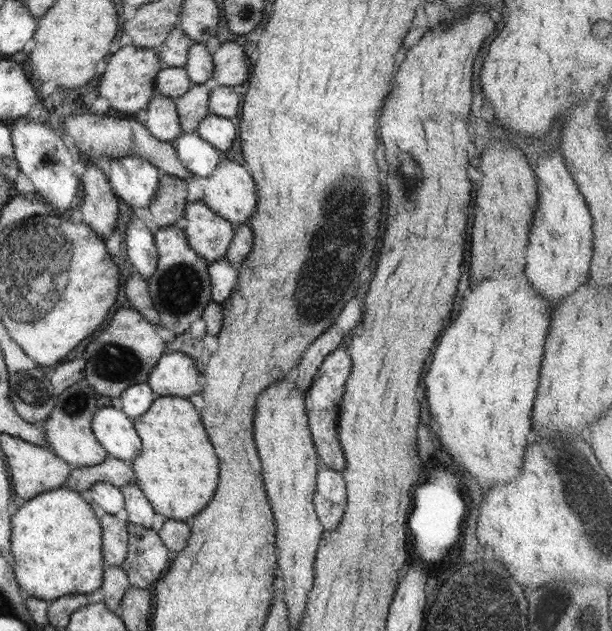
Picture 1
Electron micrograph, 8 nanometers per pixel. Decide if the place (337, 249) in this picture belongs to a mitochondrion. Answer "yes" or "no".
yes

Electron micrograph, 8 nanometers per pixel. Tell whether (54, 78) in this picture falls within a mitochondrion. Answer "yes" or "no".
no

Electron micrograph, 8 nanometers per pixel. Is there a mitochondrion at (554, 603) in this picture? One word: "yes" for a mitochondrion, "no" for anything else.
yes

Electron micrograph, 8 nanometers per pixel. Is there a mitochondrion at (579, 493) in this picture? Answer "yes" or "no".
yes

